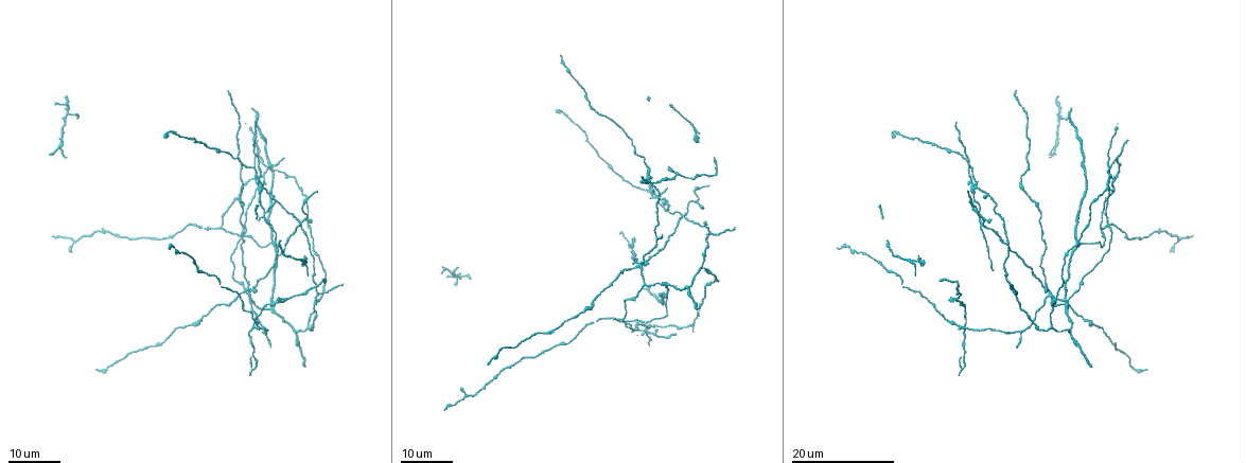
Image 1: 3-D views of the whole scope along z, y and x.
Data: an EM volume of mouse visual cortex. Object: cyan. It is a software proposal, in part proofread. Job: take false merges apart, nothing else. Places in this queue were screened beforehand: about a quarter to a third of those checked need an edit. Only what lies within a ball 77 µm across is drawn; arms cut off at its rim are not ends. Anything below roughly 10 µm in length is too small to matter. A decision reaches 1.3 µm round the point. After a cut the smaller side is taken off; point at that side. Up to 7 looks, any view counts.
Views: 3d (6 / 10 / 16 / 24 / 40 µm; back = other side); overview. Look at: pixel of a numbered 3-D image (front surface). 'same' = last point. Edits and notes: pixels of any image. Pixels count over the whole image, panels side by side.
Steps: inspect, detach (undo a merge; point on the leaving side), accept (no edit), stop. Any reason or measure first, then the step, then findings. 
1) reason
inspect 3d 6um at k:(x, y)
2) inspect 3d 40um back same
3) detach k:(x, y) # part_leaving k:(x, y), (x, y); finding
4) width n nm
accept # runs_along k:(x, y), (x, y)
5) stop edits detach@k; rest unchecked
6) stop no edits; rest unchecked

narrows sharply
inspect 3d 24um at 1:(656, 235)

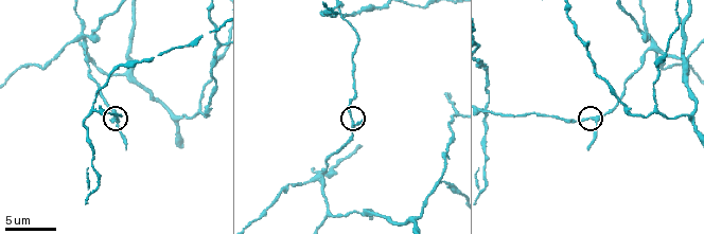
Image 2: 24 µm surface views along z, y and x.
zoom in
inspect 3d 6um at 2:(588, 118)

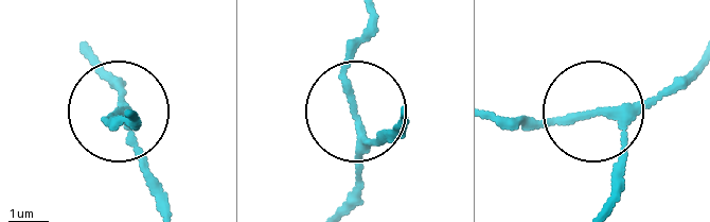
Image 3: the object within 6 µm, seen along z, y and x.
accept # runs_along 3:(340, 210), (360, 170), (351, 48), (368, 17); continuous, no second cell

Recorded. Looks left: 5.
four or more arms meet
inspect 3d 10um at 2:(97, 109)

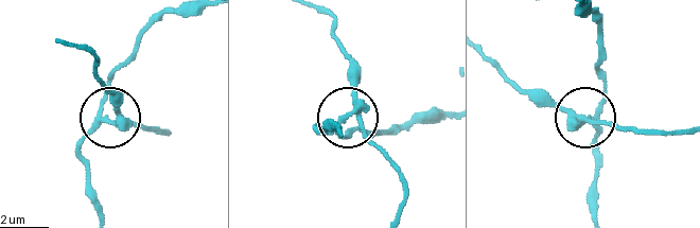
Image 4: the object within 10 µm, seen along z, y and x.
arms 4
detach 4:(94, 126) # part_leaving 4:(116, 119), (101, 107), (109, 76), (160, 16); two cells meet here

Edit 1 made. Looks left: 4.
inspect overview

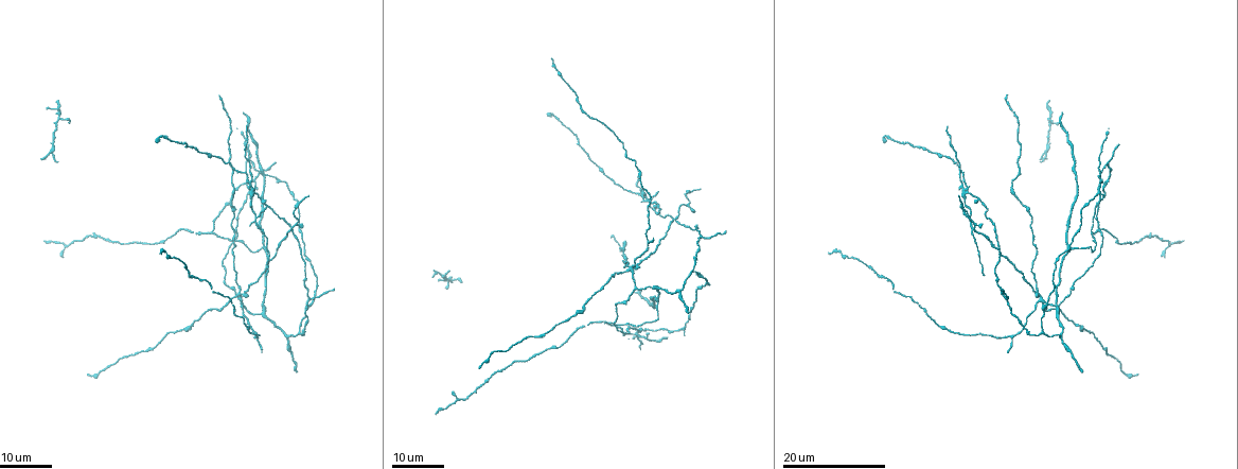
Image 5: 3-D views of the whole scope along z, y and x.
branch point
inspect 3d 24um at 5:(964, 192)

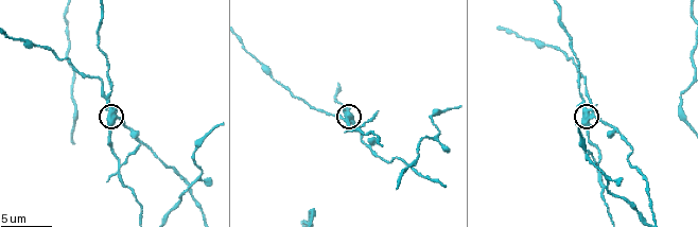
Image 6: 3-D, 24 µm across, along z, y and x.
inspect 3d 10um at 6:(583, 115)

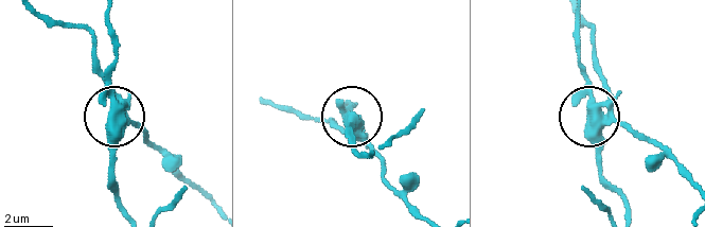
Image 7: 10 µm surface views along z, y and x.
arms 3
detach 7:(111, 142) # a second cell is stuck on

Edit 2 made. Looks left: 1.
branch point
inspect 3d 16um at 2:(365, 213)

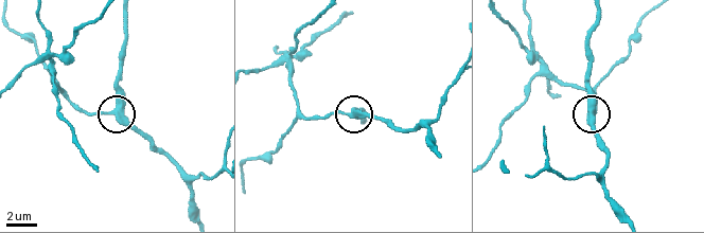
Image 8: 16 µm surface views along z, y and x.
arms 3
accept # runs_along 8:(128, 27), (116, 111), (80, 113); continuous, no second cell

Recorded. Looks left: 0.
stop edits detach@4, detach@7; rest unchecked

